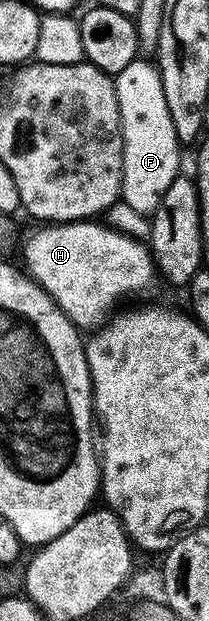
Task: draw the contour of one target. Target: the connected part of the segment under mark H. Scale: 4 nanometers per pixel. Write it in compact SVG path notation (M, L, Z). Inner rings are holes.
M100 222L48 224L22 240L27 275L81 330L99 329L119 300L146 291L158 276L149 245L143 239L117 232L107 223L96 223Z

